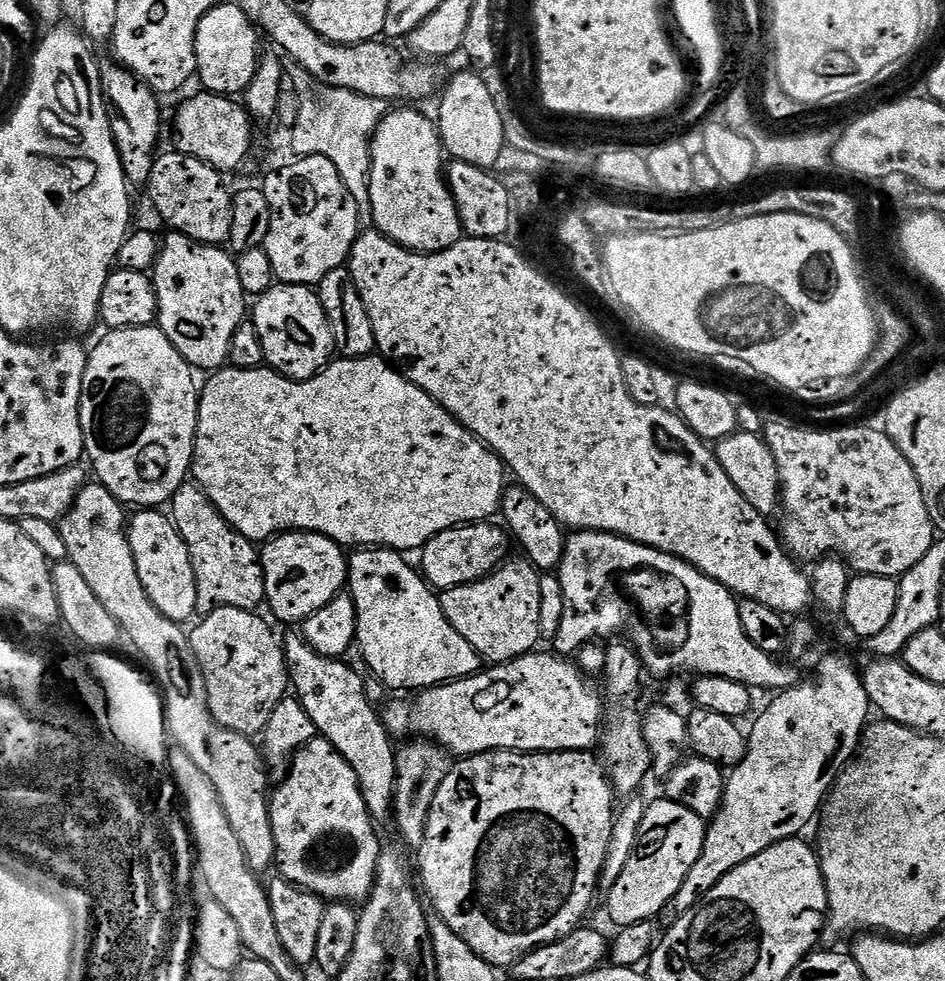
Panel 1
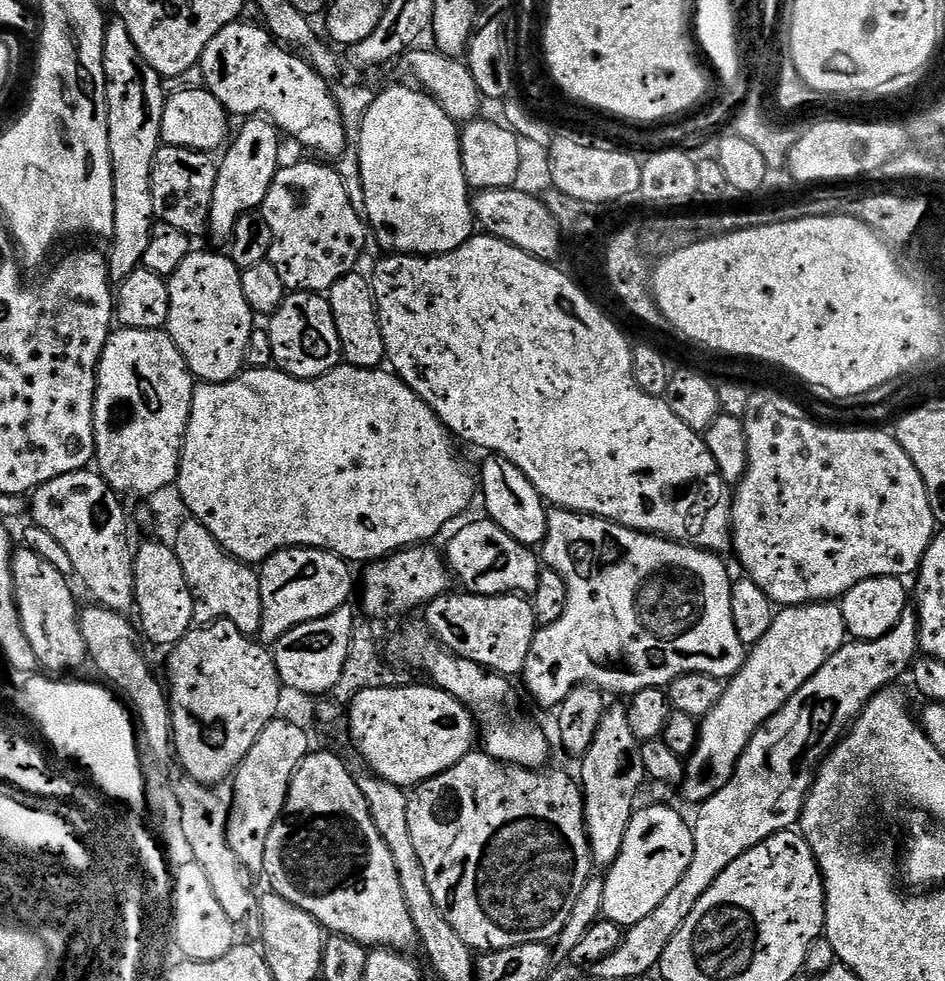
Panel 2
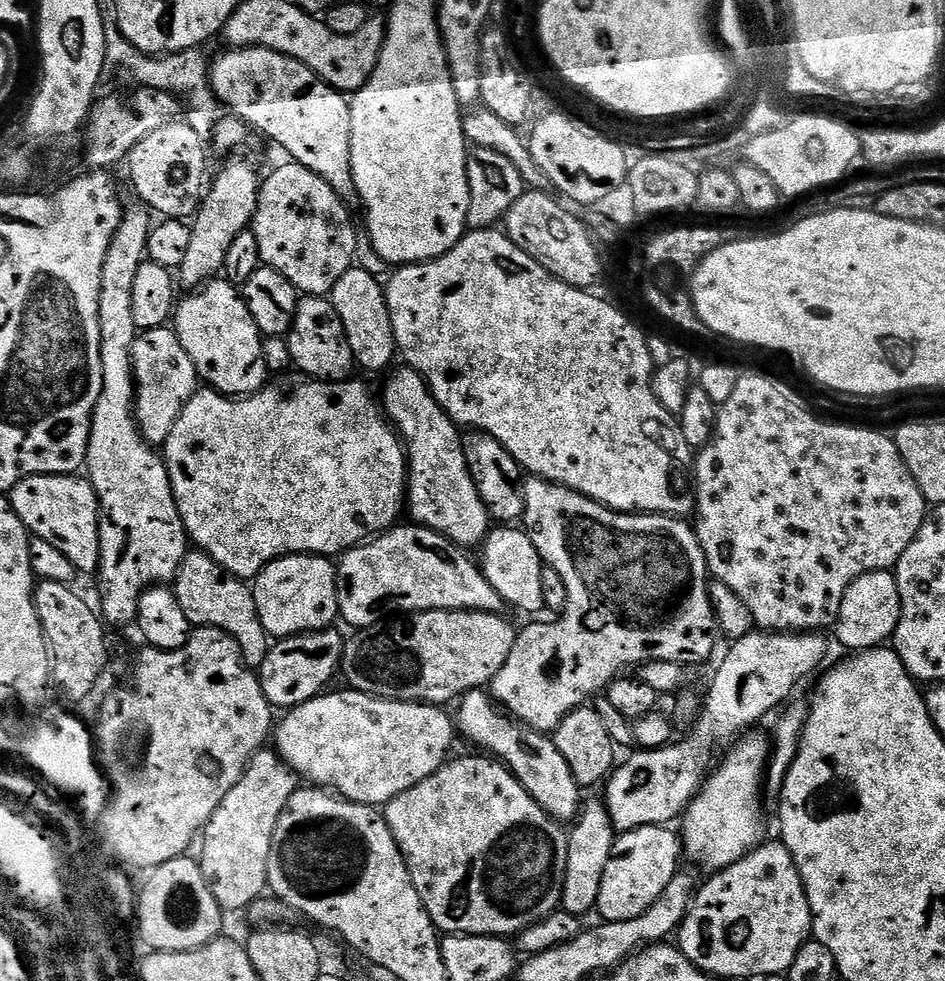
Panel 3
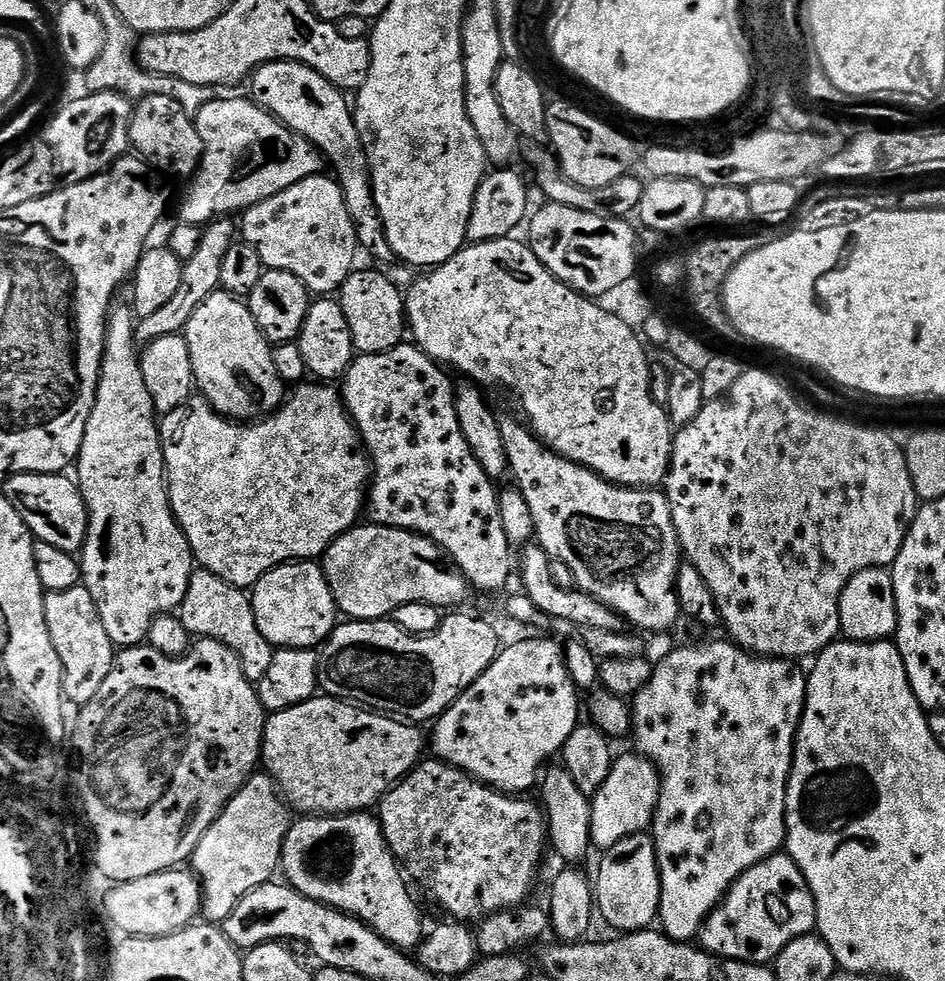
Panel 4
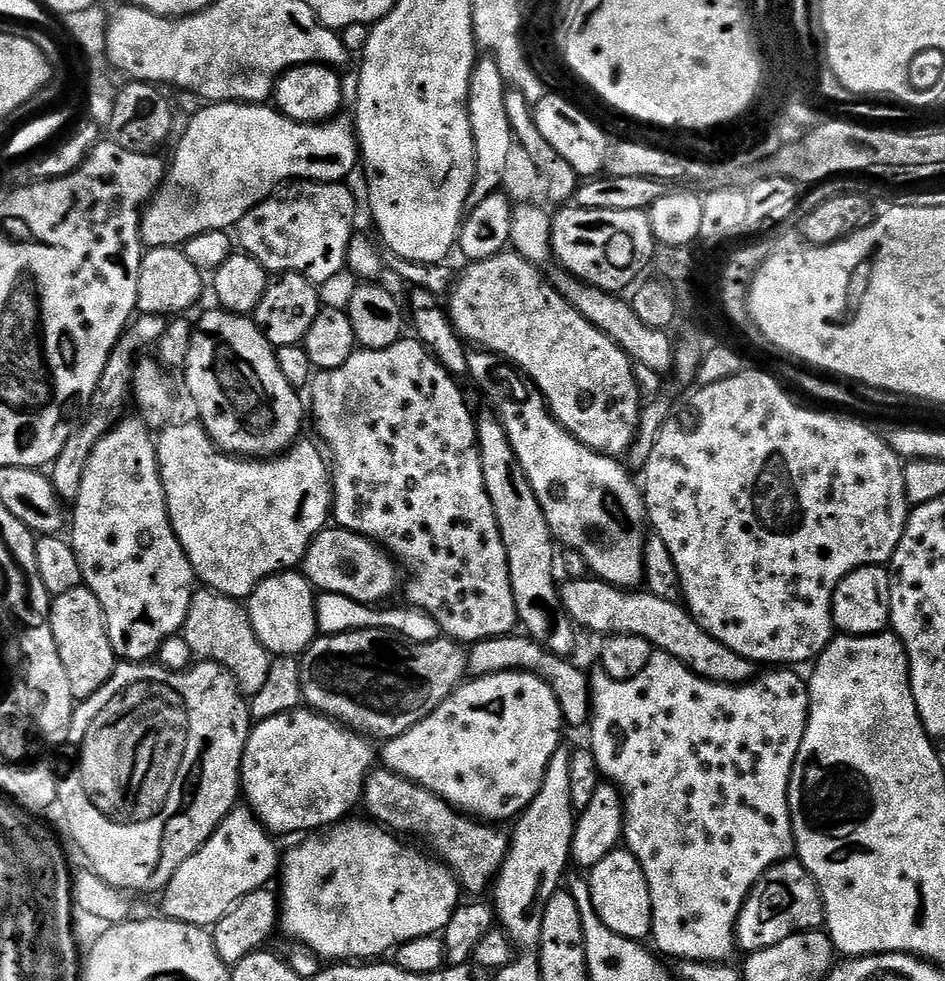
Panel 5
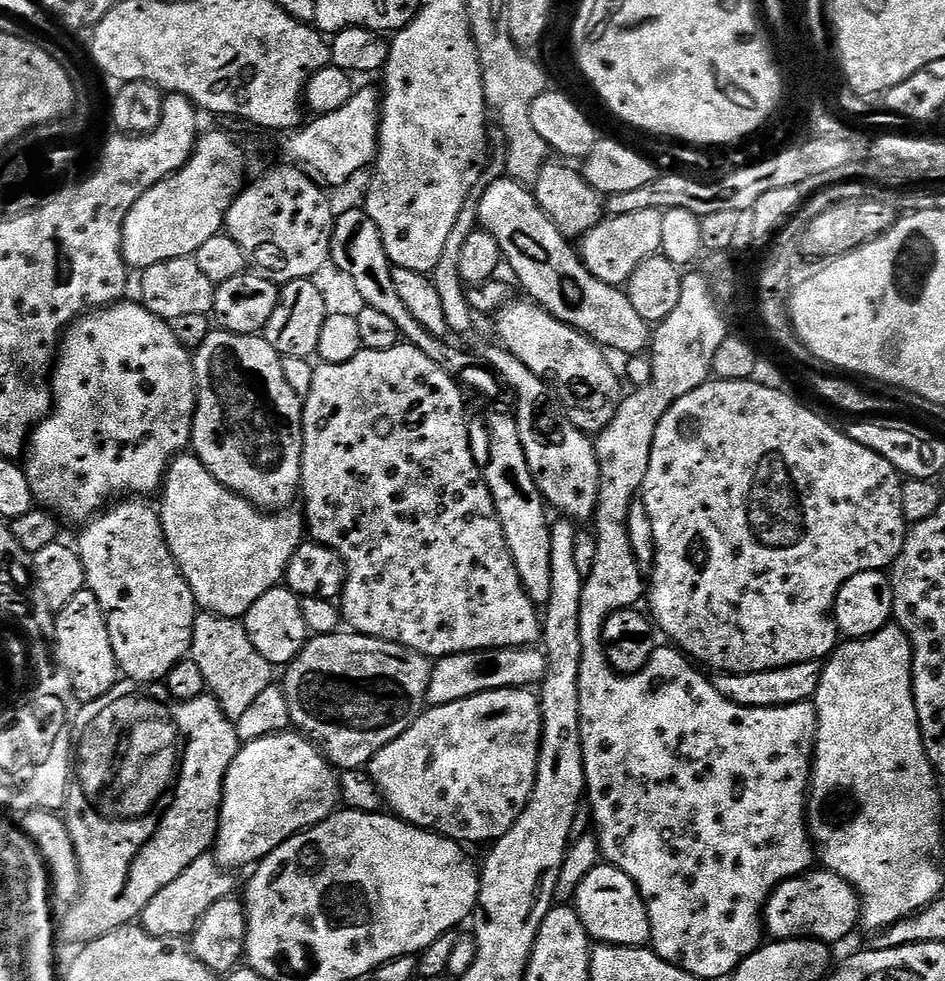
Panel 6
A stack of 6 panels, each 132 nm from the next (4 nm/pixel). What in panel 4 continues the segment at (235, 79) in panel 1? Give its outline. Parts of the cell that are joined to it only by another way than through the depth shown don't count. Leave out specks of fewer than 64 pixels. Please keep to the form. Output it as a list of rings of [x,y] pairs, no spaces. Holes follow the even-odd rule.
[[[275,60],[263,64],[252,73],[246,88],[252,91],[249,92],[250,98],[257,106],[265,108],[275,120],[279,120],[301,139],[307,140],[327,163],[328,160],[332,163],[331,171],[346,198],[350,222],[354,222],[357,245],[363,251],[365,248],[378,263],[395,265],[396,255],[388,245],[382,218],[374,202],[372,181],[366,167],[360,135],[356,133],[356,122],[349,97],[347,100],[344,97],[347,95],[341,89],[322,78],[322,74],[318,74],[310,66],[293,60]]]

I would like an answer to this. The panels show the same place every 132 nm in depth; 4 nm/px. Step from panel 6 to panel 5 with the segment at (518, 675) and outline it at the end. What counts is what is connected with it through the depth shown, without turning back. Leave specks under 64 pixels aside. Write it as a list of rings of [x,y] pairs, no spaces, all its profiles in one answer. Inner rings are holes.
[[[509,634],[495,636],[489,640],[479,640],[471,645],[466,652],[466,672],[469,677],[489,676],[490,674],[502,674],[503,672],[532,672],[541,676],[554,690],[554,694],[560,703],[560,709],[564,712],[564,722],[569,729],[580,728],[589,723],[592,711],[592,694],[590,680],[583,676],[572,665],[571,659],[556,656],[548,652],[544,647],[527,634]]]

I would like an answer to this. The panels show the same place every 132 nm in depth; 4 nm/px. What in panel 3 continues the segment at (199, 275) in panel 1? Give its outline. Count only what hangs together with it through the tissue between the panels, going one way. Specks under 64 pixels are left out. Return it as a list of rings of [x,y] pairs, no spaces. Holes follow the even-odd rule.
[[[213,278],[195,294],[188,294],[185,300],[183,297],[174,309],[174,331],[182,342],[182,350],[190,354],[197,377],[207,387],[225,396],[243,398],[254,395],[269,383],[262,333],[254,318],[250,318],[250,310],[237,285]]]

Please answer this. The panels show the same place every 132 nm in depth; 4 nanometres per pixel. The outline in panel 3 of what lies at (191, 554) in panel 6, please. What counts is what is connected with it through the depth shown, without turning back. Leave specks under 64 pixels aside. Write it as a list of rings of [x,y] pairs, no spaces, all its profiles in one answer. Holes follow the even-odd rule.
[[[288,378],[273,379],[254,395],[243,398],[225,396],[214,388],[201,387],[182,410],[178,422],[174,422],[174,430],[170,430],[168,441],[162,446],[164,465],[168,468],[168,477],[178,506],[178,514],[188,532],[189,541],[199,551],[214,558],[214,562],[218,562],[218,566],[222,566],[230,575],[245,582],[255,581],[257,574],[266,565],[275,560],[281,560],[284,556],[339,557],[348,549],[365,543],[369,538],[375,538],[387,532],[399,521],[396,519],[399,518],[400,512],[402,516],[406,508],[408,458],[400,433],[392,427],[377,397],[376,400],[372,397],[371,390],[362,381],[352,380],[353,378],[331,382],[315,378],[284,379]]]

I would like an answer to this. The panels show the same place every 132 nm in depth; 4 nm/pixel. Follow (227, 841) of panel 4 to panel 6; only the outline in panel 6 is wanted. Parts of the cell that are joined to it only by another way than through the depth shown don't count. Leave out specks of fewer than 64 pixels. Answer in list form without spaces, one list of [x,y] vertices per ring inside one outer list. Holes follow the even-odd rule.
[[[215,855],[199,856],[194,862],[190,862],[190,866],[186,866],[186,870],[182,870],[182,874],[178,874],[178,878],[174,878],[174,882],[170,882],[170,886],[162,886],[162,890],[158,890],[158,894],[154,894],[150,902],[146,902],[146,906],[140,911],[139,927],[145,928],[154,938],[163,940],[191,937],[196,923],[204,917],[206,910],[214,902],[237,891],[236,880],[232,876],[235,875],[231,871],[220,867]]]

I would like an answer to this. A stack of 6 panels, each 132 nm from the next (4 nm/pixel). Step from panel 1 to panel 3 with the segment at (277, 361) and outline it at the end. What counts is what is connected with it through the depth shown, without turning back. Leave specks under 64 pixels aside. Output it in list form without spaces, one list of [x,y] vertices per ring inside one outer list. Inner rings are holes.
[[[304,296],[301,299],[292,329],[288,331],[288,345],[293,365],[301,368],[303,375],[318,380],[343,380],[353,371],[352,351],[342,330],[342,318],[334,310],[331,299],[322,296]]]

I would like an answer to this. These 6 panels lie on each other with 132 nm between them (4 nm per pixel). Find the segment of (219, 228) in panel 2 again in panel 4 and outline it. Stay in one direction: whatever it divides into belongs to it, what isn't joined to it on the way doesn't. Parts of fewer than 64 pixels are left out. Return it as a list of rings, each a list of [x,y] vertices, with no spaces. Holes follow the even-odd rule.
[[[228,218],[214,220],[201,231],[198,250],[194,250],[194,258],[183,261],[182,286],[178,286],[174,298],[170,298],[170,302],[166,302],[162,310],[150,314],[150,318],[139,318],[136,325],[137,345],[147,346],[158,338],[183,333],[194,310],[198,310],[198,306],[202,306],[202,302],[206,302],[206,298],[210,298],[210,294],[214,294],[220,288],[222,258],[226,258],[226,250],[230,250],[230,246],[234,243],[235,236],[232,235],[237,235],[238,232],[237,225],[231,224],[232,222]]]

